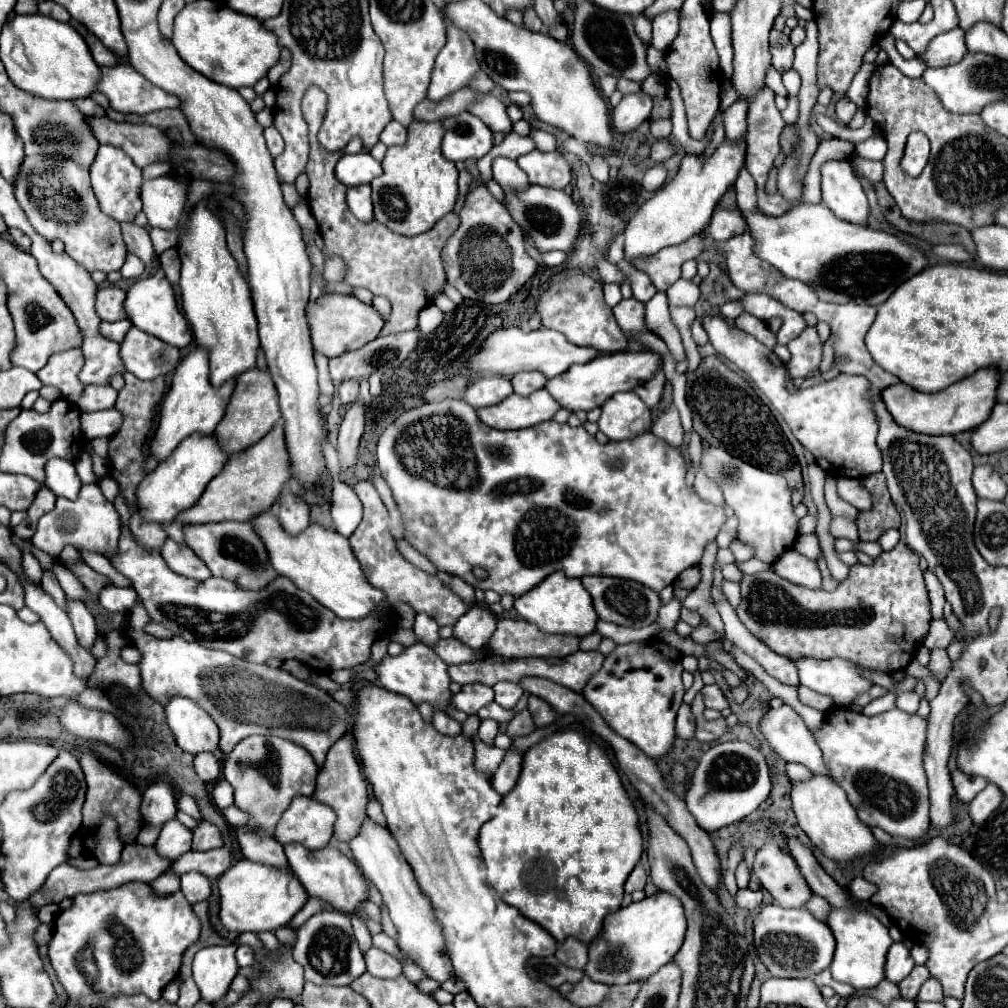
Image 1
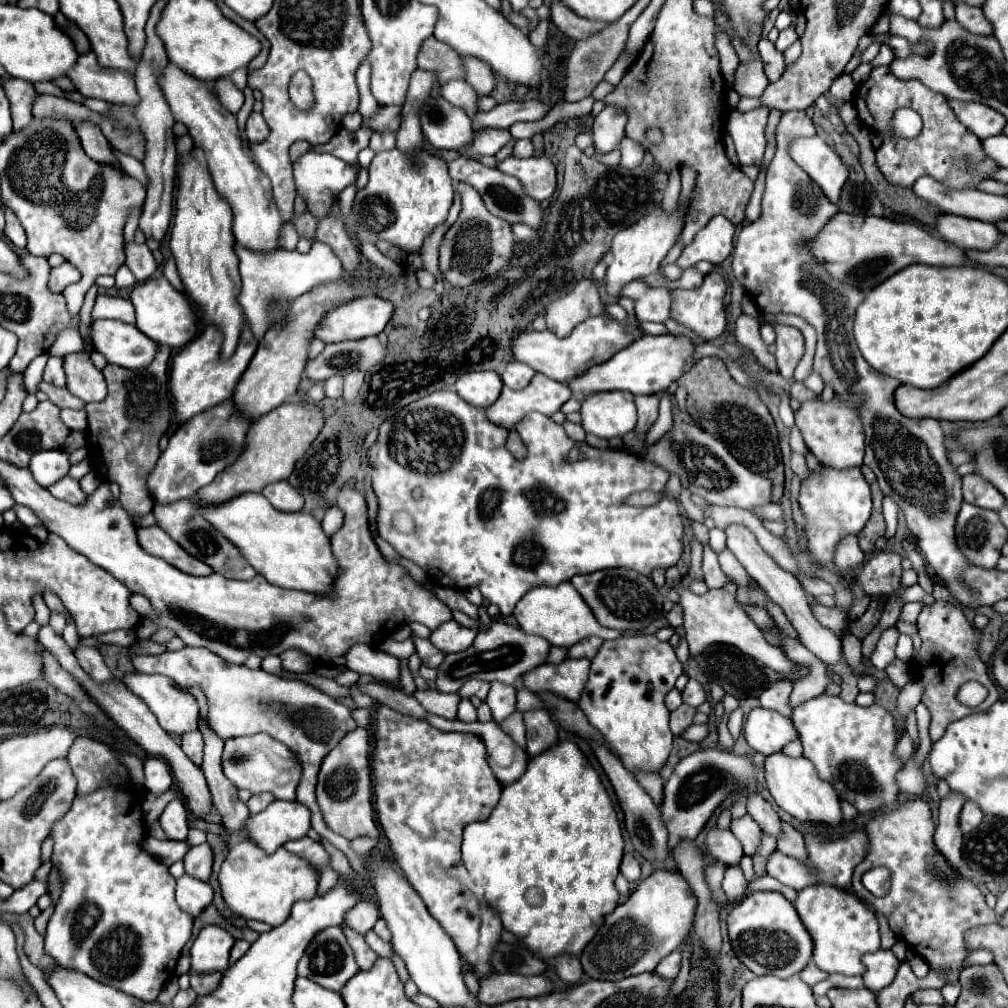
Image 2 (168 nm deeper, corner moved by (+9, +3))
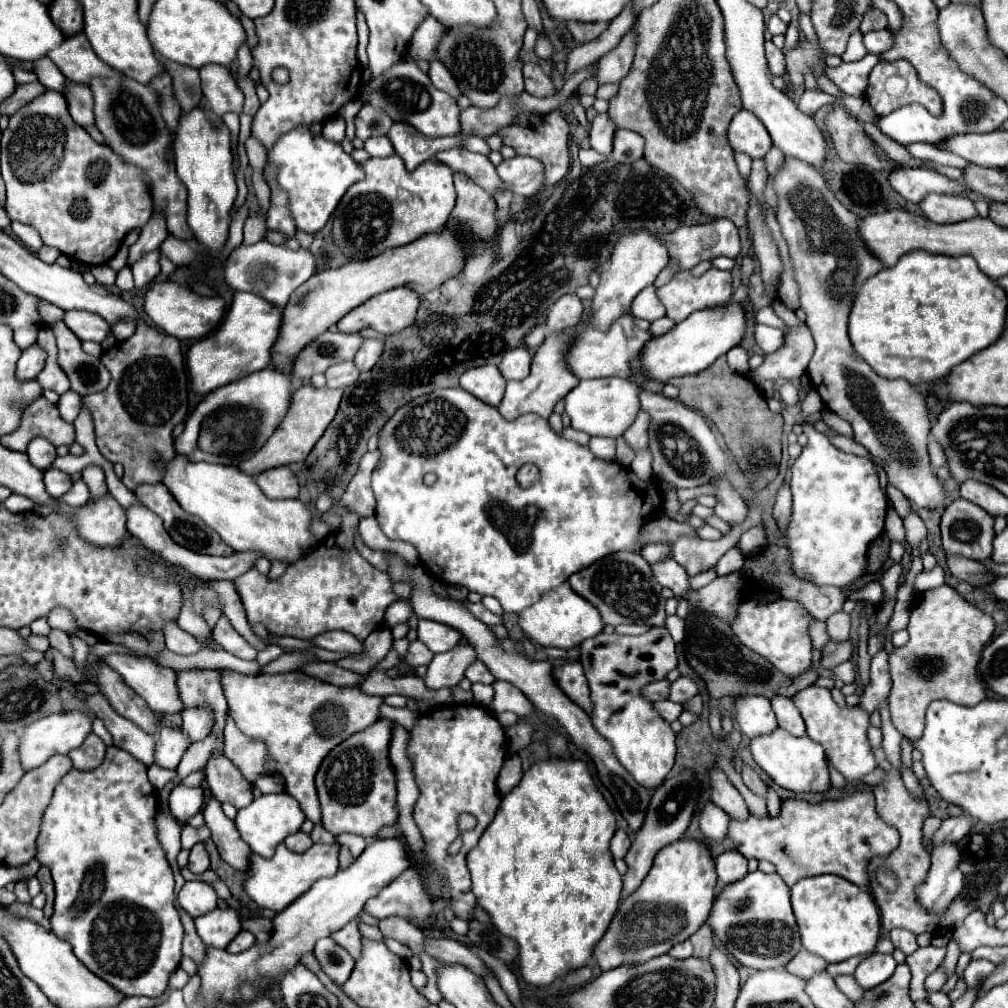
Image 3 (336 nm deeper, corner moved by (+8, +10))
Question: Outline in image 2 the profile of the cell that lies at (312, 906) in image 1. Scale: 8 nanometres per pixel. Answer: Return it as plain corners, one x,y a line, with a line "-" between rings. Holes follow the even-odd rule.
331,867
323,869
323,873
321,873
321,879
319,879
319,893
333,889
337,883
339,883
339,875
337,875
337,873
335,873

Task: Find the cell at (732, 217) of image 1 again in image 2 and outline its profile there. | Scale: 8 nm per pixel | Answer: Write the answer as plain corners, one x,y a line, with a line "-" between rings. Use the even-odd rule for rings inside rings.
713,217
705,229
701,229
695,239
683,249
681,257
677,259
677,265
681,269
689,269
699,261
709,261
709,263
723,263
731,251
733,251
733,235
735,227
729,219

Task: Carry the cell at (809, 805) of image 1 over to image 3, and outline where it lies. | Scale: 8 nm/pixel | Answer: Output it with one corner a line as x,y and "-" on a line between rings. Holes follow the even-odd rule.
778,728
776,732
768,734
768,736
760,736
754,738
750,742
752,748
752,756
754,762
784,790
790,790
794,794
810,794
810,792
828,792
830,790
830,770
828,770
828,762
824,756
824,748
820,748
820,744
816,744
814,740
810,740
808,736
804,738
794,738
788,732
782,732
782,728

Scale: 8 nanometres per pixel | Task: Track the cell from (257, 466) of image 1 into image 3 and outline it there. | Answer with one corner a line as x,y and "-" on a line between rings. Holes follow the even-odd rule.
312,384
300,386
298,390
294,390
290,398
290,408
286,416
282,418
280,426
276,428
276,432
266,440
266,444
254,456
244,460
238,468
250,476
258,476
270,468
288,466
292,462
302,462
312,450
312,446
318,442
318,438
324,434
324,428
332,422
336,408
340,404
340,398
342,398
342,390
314,388

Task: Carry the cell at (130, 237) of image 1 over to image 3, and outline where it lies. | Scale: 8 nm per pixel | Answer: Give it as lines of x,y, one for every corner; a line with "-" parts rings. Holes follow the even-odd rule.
158,250
146,252
138,262
134,262
130,266
132,268
132,274
134,274
136,288
144,288
144,286
148,286
156,278
156,274
160,272
158,258
160,258
160,252

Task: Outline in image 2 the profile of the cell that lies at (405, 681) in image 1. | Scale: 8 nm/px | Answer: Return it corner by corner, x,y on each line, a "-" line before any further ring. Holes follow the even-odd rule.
355,645
349,647
345,655
347,669
353,669
361,675
373,675
383,683
399,681
399,659
371,645

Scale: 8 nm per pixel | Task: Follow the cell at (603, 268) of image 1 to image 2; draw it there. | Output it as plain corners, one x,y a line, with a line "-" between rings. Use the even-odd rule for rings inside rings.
633,281
623,289
623,297
635,301
637,321
655,321
663,323
671,311
671,291
653,289
645,281

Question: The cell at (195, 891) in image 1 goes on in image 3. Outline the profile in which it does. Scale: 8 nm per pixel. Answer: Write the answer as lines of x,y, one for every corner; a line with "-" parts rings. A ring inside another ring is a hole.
200,880
186,882
182,890
178,892
178,904
192,916
198,918
202,914
212,912
218,906
218,896
216,890

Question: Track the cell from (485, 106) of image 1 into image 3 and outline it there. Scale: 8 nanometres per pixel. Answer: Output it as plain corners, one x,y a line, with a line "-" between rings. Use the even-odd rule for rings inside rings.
434,60
432,64
430,64
430,80
432,80
432,84
438,88
438,90
444,90
444,92
448,92
452,98
458,98
462,92
460,92
460,88
458,88
458,84
456,84
456,80
454,80
454,76
450,74
450,70
440,62
440,60

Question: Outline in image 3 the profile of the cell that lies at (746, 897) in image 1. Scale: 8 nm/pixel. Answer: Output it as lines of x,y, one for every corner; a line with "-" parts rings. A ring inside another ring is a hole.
736,850
722,852
716,858
716,872
724,884
734,884
736,880
742,880
748,872
746,870
746,858

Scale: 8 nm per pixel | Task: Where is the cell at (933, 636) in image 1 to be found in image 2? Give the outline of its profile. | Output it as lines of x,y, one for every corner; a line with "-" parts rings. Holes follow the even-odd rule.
935,601
931,605
923,605
923,609
917,617
917,627
919,627
921,641
923,641
919,655
915,657
915,671
925,687
923,695
921,695
921,703
931,711
931,729
933,729
931,739
939,739
943,735
943,729
947,727
947,723
963,719
965,715
971,715
973,711
987,711
999,699
999,691
987,673
987,665
979,657
979,641
981,641
979,629
975,629
967,621
961,605
955,605
949,601
-
971,679
979,681
989,691
987,699
975,709
963,707
955,699
957,689
965,681
971,681
-
935,727
941,731
935,731

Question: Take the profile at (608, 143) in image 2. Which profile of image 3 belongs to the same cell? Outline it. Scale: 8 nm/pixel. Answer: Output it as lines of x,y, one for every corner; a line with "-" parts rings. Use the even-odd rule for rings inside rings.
606,112
598,114
592,120
590,146
600,154
610,154
612,152
612,142
614,142
614,132
616,132
616,124
612,122
612,118

